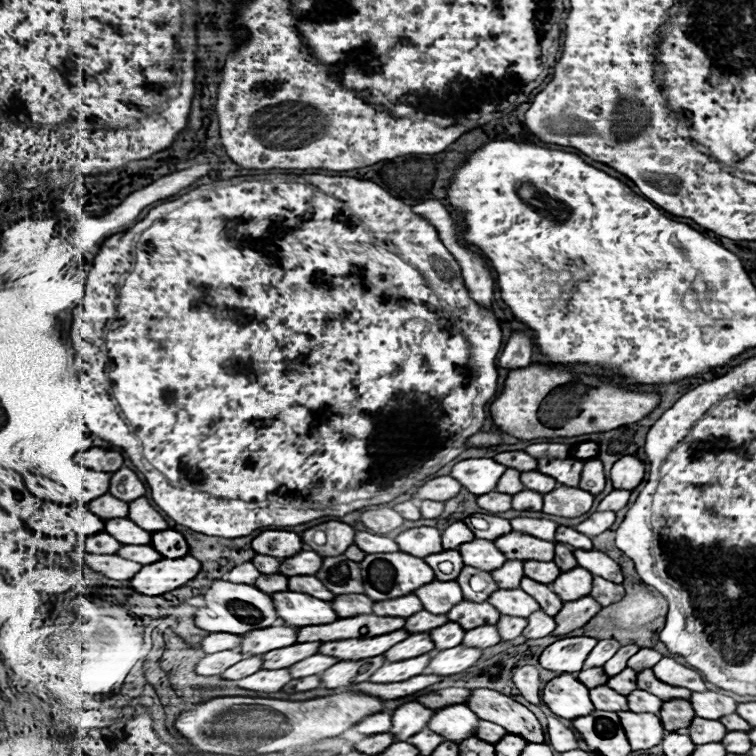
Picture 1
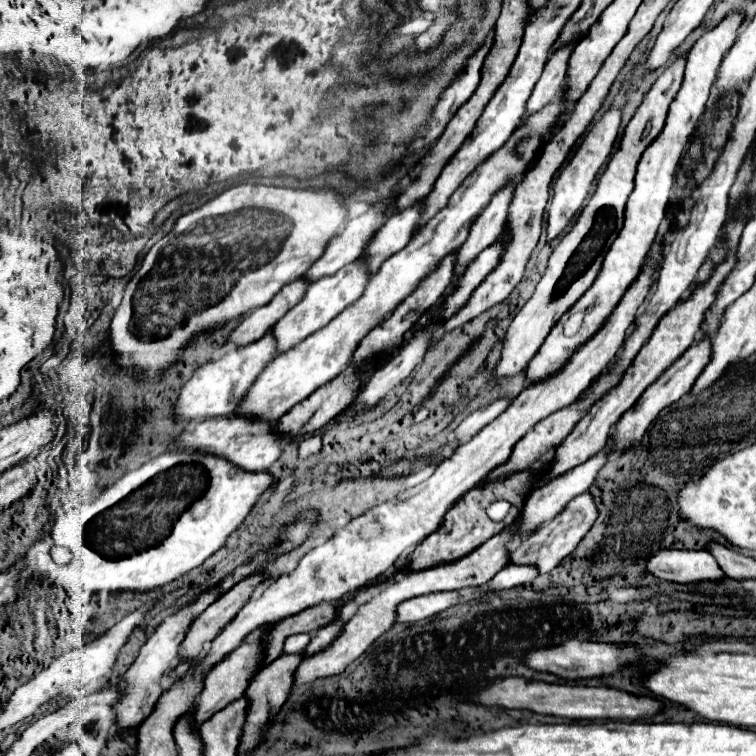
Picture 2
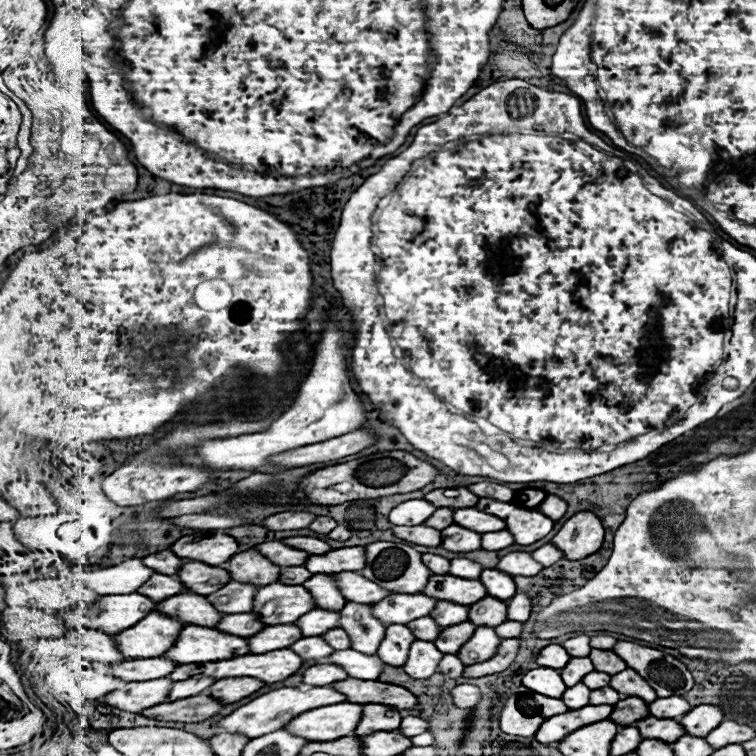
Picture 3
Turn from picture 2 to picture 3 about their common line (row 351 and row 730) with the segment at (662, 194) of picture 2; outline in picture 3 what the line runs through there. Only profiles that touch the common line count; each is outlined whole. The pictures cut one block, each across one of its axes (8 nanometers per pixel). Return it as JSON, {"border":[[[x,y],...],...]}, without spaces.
{"border":[[[600,704],[600,706],[584,706],[578,710],[568,710],[564,714],[552,716],[548,718],[540,730],[536,732],[536,740],[542,744],[558,744],[560,740],[564,740],[568,734],[572,734],[574,730],[606,720],[612,714],[612,706],[610,704]]]}

